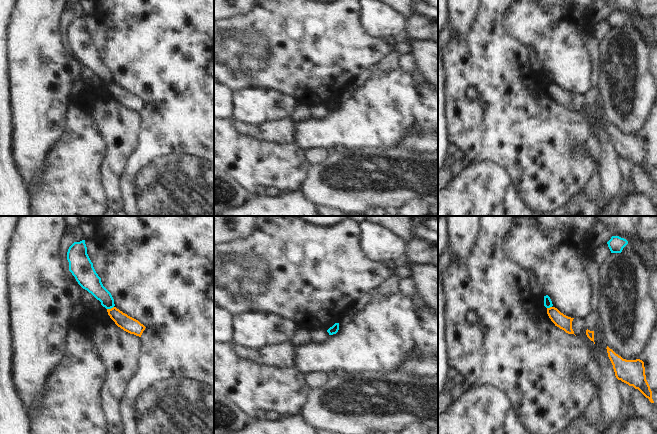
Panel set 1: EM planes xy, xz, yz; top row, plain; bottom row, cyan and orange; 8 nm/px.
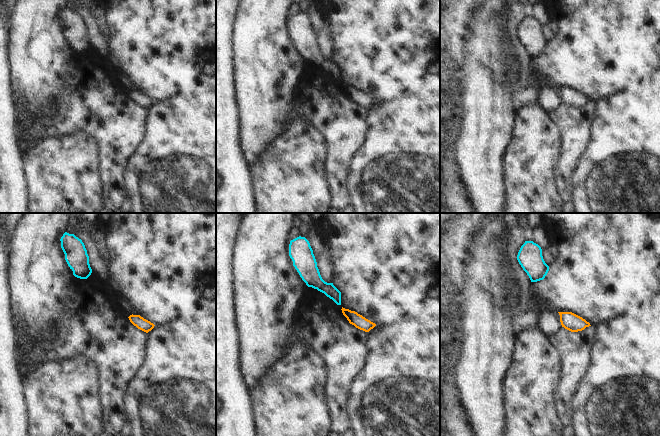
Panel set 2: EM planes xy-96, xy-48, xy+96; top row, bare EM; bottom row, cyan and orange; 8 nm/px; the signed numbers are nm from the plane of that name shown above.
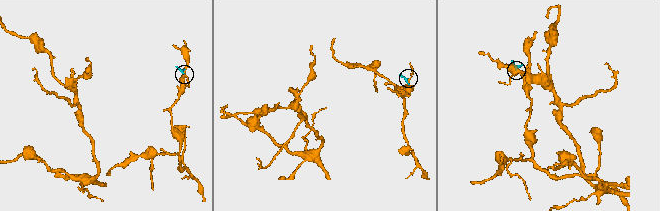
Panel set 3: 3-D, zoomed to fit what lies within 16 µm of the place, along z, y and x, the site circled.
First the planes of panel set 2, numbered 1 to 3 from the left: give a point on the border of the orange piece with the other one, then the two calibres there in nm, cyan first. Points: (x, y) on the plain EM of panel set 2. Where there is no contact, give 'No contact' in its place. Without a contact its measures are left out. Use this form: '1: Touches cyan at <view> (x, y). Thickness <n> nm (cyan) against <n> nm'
1: No contact
2: No contact
3: No contact

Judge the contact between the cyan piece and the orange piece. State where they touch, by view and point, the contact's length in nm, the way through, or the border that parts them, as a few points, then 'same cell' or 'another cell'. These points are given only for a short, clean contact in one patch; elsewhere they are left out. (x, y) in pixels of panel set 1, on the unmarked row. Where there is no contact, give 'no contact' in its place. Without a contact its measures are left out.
xy (110, 84) | 60 nm | along xy (113, 82), (107, 85) | another cell

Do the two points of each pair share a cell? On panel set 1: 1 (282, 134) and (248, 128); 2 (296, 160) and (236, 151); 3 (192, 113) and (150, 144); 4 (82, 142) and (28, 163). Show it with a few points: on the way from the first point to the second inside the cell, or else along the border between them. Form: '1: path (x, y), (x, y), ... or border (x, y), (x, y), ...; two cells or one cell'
1: path (274, 131), (256, 130); one cell
2: path (281, 160), (263, 160), (260, 157), (251, 157); one cell
3: path (182, 123), (160, 144); one cell
4: border (62, 136), (51, 150), (45, 172), (41, 177); two cells

